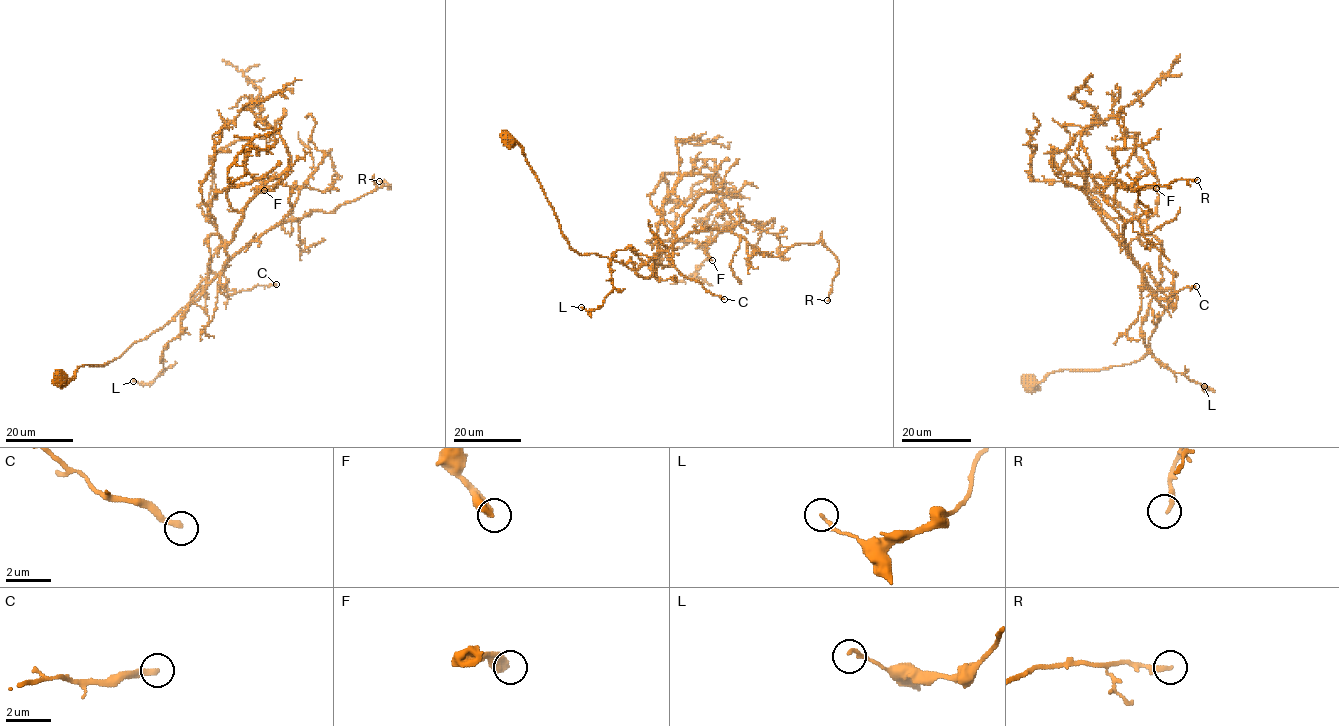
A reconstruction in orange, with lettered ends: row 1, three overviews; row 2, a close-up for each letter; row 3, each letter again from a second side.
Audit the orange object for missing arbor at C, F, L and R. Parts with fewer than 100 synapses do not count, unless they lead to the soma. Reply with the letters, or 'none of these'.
none of these

